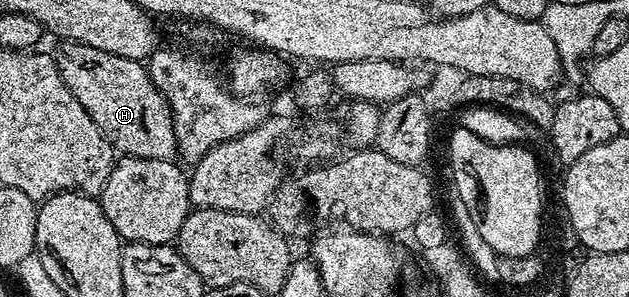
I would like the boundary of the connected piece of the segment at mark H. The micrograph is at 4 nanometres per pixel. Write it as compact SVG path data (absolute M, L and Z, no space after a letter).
M62 41L60 45L55 50L55 57L63 76L63 84L71 88L71 96L83 104L87 116L95 120L118 155L166 160L178 157L177 137L169 102L161 95L161 89L153 83L148 69L138 59L99 52L99 48L78 42Z

